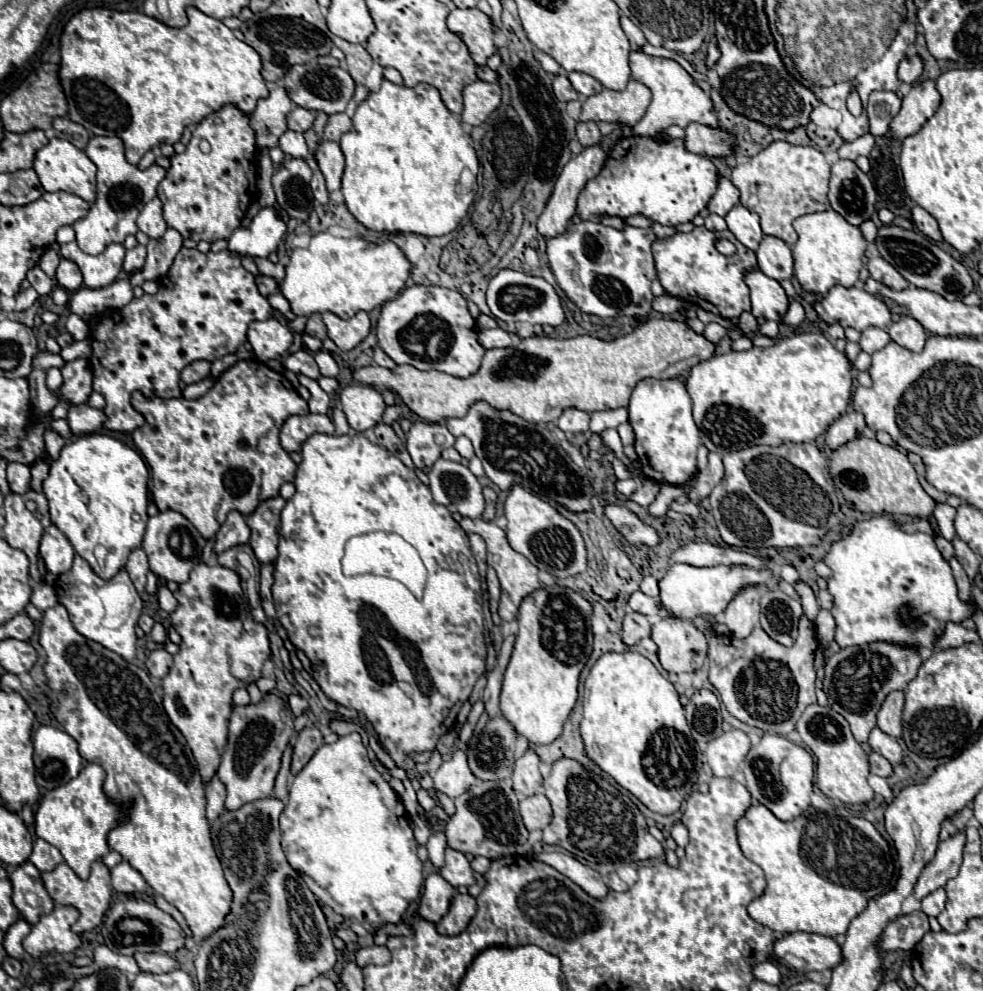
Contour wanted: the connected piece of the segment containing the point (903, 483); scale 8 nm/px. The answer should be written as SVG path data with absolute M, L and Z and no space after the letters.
M857 437L849 441L847 445L833 451L829 461L831 473L835 477L835 487L843 493L847 501L853 503L855 509L863 513L889 513L889 515L909 515L927 519L931 523L931 529L935 537L939 535L933 509L937 503L923 491L923 487L917 481L917 473L913 465L907 459L907 453L881 445L877 439Z

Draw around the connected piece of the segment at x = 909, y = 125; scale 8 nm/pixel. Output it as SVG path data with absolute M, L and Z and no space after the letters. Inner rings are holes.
M919 81L911 87L911 91L901 99L901 111L891 119L889 133L895 139L905 139L915 135L923 123L937 111L941 101L939 91L935 89L935 81Z

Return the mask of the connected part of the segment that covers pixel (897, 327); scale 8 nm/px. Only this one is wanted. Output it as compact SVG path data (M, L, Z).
M901 317L899 321L891 323L887 333L895 343L899 343L909 351L919 353L925 347L925 329L913 317Z

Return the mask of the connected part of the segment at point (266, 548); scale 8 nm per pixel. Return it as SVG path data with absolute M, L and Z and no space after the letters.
M273 497L263 501L255 513L251 513L245 521L251 529L249 545L253 547L253 553L259 561L259 565L273 563L277 557L277 543L279 543L279 515L285 505L283 497Z

